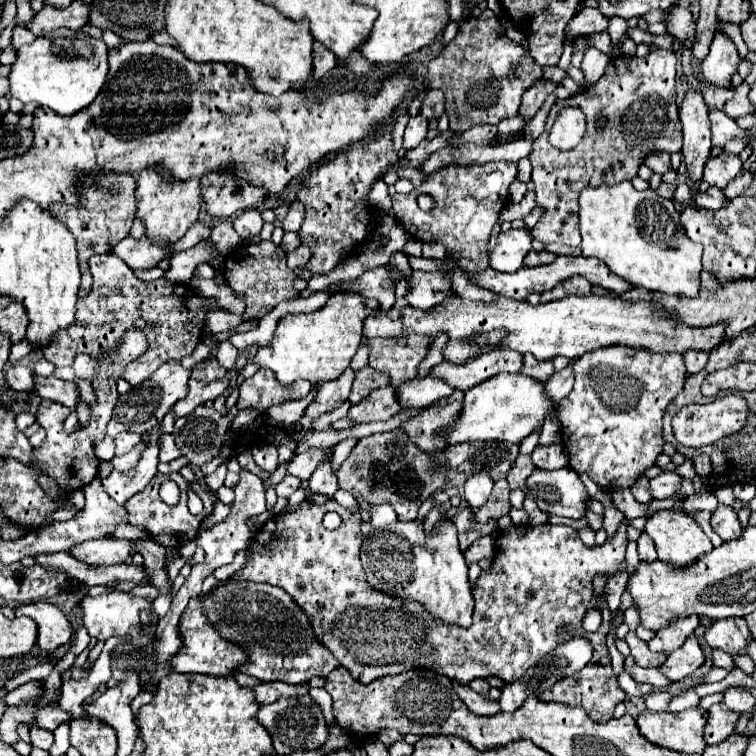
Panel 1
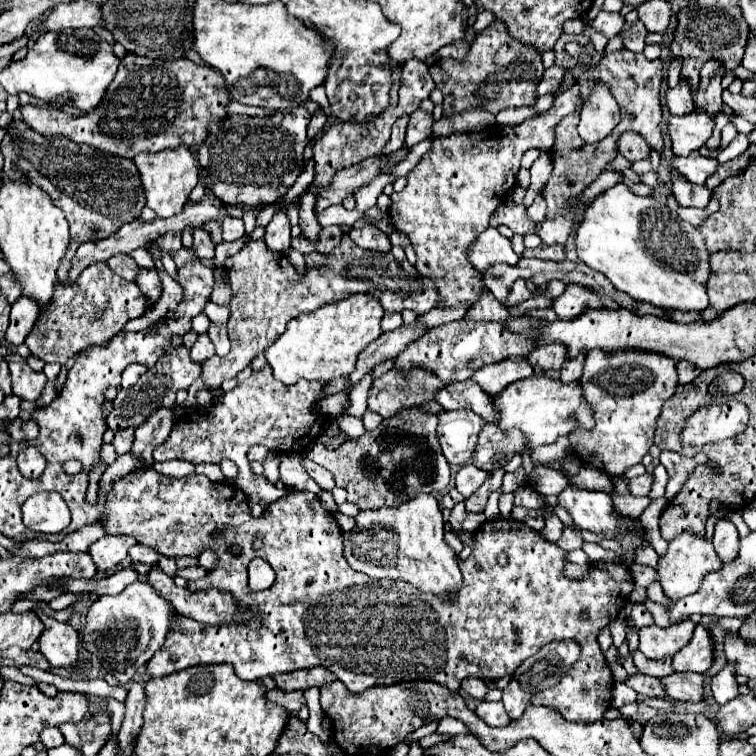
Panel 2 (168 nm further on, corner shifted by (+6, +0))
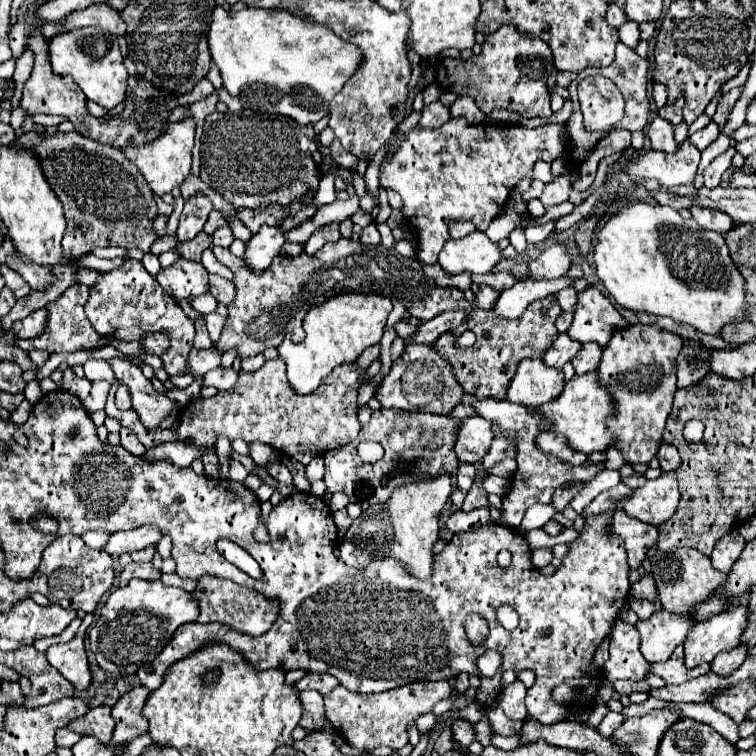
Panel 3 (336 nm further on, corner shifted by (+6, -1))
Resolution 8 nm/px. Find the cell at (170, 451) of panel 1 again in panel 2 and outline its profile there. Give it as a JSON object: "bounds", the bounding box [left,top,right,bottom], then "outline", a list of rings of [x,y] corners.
{"bounds":[154,366,324,508],"outline":[[[270,366],[252,372],[248,380],[240,382],[234,390],[224,394],[222,404],[208,410],[192,410],[181,419],[172,430],[168,442],[154,450],[154,460],[166,462],[180,458],[196,466],[204,462],[220,464],[224,458],[228,458],[240,470],[240,475],[234,481],[236,488],[248,496],[256,494],[260,498],[258,504],[266,508],[268,504],[282,498],[286,492],[270,486],[264,476],[252,474],[246,454],[254,444],[264,444],[268,450],[274,452],[306,452],[324,430],[324,420],[320,418],[318,406],[314,402],[320,396],[322,386],[324,384],[320,382],[308,380],[300,380],[296,382],[296,386],[284,386],[282,382],[274,380]]]}

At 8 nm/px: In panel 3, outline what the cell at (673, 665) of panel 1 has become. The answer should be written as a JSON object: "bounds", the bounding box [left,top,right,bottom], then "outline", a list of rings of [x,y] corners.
{"bounds":[684,605,748,669],"outline":[[[732,605],[710,619],[696,621],[684,643],[686,665],[692,669],[700,663],[712,663],[712,659],[728,649],[734,649],[742,641],[742,631],[748,625],[748,607]]]}

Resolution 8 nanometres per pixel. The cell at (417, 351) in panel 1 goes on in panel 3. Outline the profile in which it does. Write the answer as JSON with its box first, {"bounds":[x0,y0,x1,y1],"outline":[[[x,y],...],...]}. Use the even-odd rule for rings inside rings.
{"bounds":[434,293,562,399],"outline":[[[554,293],[546,295],[544,299],[532,301],[526,307],[524,315],[518,319],[506,319],[492,311],[473,309],[470,312],[470,319],[464,325],[460,325],[456,331],[444,333],[436,341],[434,347],[442,357],[446,357],[450,361],[450,365],[466,393],[472,393],[478,399],[504,399],[504,395],[508,391],[508,383],[512,381],[512,375],[516,373],[520,359],[542,357],[548,351],[548,347],[554,343],[554,339],[558,337],[556,319],[560,313],[562,313],[562,309],[560,309]],[[466,329],[476,333],[476,343],[472,347],[464,349],[464,347],[458,347],[456,341]]]}

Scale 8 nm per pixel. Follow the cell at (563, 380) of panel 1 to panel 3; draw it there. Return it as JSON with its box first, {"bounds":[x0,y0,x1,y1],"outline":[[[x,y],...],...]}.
{"bounds":[572,343,602,375],"outline":[[[584,343],[582,351],[572,359],[572,365],[576,369],[578,375],[594,371],[600,363],[600,355],[602,355],[602,347],[596,343]]]}

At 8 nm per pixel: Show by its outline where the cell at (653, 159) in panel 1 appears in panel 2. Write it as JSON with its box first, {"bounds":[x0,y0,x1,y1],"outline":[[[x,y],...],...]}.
{"bounds":[618,132,650,162],"outline":[[[626,132],[618,140],[618,150],[628,162],[638,162],[638,160],[648,160],[650,158],[650,146],[640,138],[636,132]]]}

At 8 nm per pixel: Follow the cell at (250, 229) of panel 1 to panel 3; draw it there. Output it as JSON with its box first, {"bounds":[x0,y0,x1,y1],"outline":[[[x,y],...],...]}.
{"bounds":[212,225,234,247],"outline":[[[228,225],[218,227],[218,229],[214,231],[214,235],[212,235],[212,243],[218,245],[218,247],[230,247],[232,241],[234,241],[234,237],[232,237],[232,231],[230,231]]]}

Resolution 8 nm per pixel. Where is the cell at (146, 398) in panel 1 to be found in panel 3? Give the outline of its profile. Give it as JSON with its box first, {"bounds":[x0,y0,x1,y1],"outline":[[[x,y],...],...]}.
{"bounds":[190,345,222,377],"outline":[[[212,345],[210,349],[192,349],[190,351],[190,375],[198,377],[198,375],[206,375],[208,371],[220,367],[220,359],[222,359],[222,353],[218,351],[216,345]]]}

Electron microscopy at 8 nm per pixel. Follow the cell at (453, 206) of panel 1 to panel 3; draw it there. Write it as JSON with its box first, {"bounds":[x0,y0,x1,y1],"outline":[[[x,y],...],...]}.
{"bounds":[380,119,564,263],"outline":[[[450,119],[438,129],[422,129],[414,127],[406,135],[392,135],[388,141],[388,153],[392,157],[384,157],[380,165],[380,185],[384,189],[392,189],[400,193],[404,201],[404,217],[418,231],[418,247],[416,255],[420,263],[436,263],[438,253],[444,243],[450,239],[448,221],[472,221],[478,231],[486,231],[490,221],[504,207],[510,191],[522,181],[532,179],[532,167],[538,159],[553,162],[562,157],[564,144],[560,139],[563,124],[548,123],[536,129],[524,129],[520,125],[500,125],[500,123],[478,123],[470,125],[466,119]]]}

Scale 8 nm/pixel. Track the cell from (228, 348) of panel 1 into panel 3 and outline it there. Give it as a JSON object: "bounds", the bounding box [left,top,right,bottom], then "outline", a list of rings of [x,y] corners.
{"bounds":[204,305,226,341],"outline":[[[218,305],[218,309],[216,311],[212,311],[212,313],[208,313],[208,315],[204,315],[204,321],[206,321],[206,329],[210,331],[210,337],[212,337],[212,341],[216,341],[218,337],[220,337],[220,333],[222,333],[222,325],[224,325],[224,321],[226,321],[226,305]]]}

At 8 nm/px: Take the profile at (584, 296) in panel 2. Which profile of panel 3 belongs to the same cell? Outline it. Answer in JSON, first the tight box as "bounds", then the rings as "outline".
{"bounds":[568,287,628,349],"outline":[[[590,287],[584,293],[578,293],[578,307],[574,311],[574,321],[568,331],[570,339],[580,343],[594,341],[604,349],[614,331],[624,327],[628,327],[628,321],[598,289]]]}

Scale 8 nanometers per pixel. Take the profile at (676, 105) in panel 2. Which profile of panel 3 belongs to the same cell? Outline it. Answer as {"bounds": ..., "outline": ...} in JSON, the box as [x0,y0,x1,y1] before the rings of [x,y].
{"bounds":[658,101,682,125],"outline":[[[678,101],[678,103],[674,103],[674,105],[666,105],[666,107],[658,109],[658,115],[660,115],[662,119],[666,119],[668,123],[678,125],[678,123],[682,123],[682,113],[680,113],[680,107],[682,107],[682,103],[680,103],[680,101]]]}

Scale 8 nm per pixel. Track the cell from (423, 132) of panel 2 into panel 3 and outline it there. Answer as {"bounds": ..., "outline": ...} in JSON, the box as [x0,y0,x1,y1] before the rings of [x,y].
{"bounds":[418,101,450,129],"outline":[[[434,101],[422,109],[422,119],[418,125],[424,129],[436,129],[444,125],[448,119],[450,119],[450,109],[440,101]]]}

